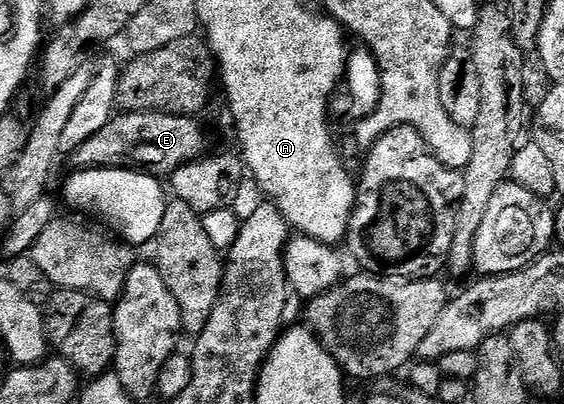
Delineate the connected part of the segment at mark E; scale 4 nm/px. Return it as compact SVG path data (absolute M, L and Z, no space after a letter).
M121 111L119 114L113 115L112 120L106 122L106 126L102 126L102 130L98 130L98 134L94 134L94 138L82 142L82 146L78 146L70 153L70 160L73 164L71 167L76 170L81 168L131 168L170 174L174 169L181 168L183 164L201 159L209 151L208 136L204 133L200 122L195 116L175 116L165 112Z

